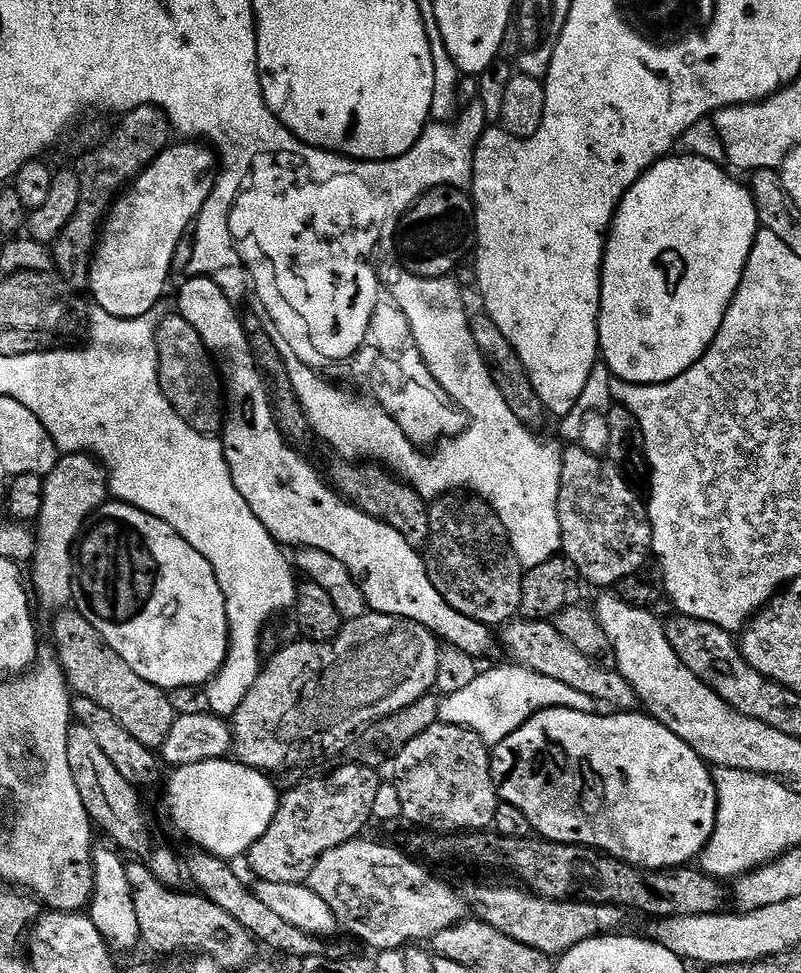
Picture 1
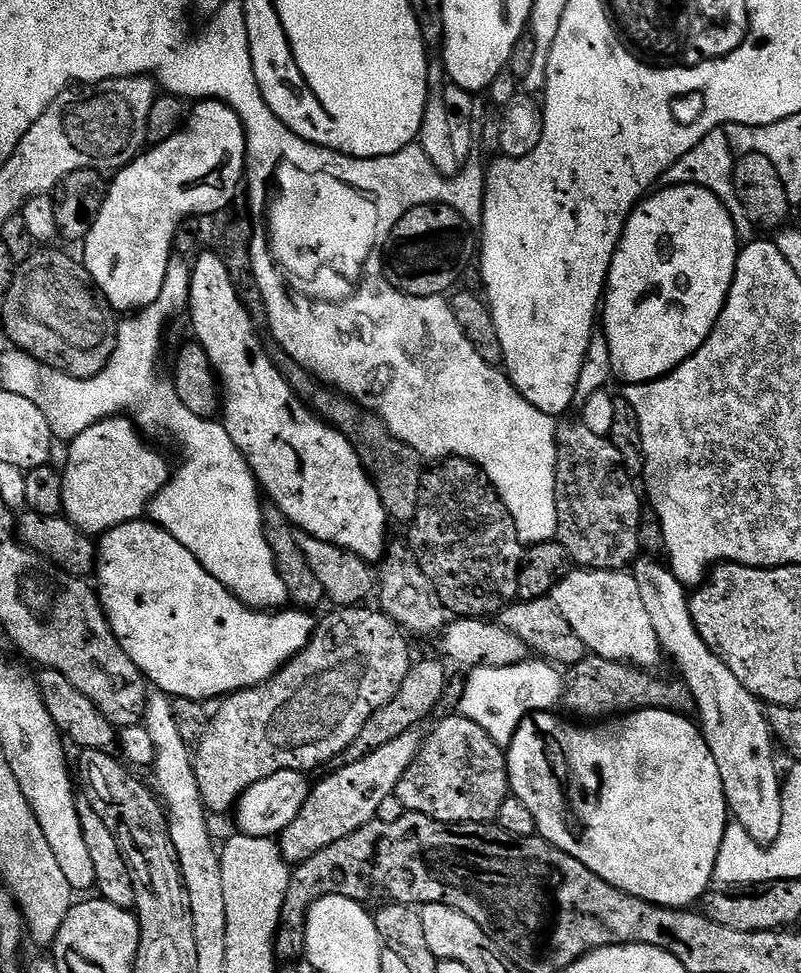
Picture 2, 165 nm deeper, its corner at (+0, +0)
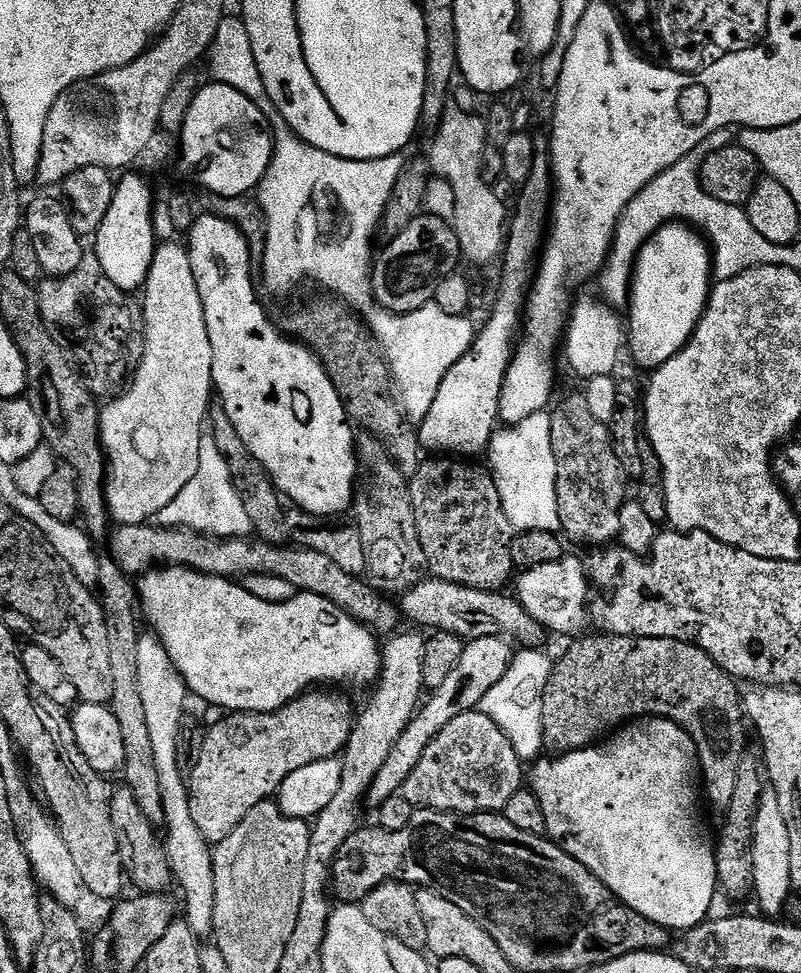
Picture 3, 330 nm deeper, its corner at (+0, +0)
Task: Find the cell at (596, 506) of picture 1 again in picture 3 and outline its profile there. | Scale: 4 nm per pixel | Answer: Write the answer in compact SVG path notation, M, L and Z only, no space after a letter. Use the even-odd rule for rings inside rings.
M583 394L568 396L558 404L550 412L550 442L556 463L556 497L563 535L576 544L611 545L620 535L622 506L630 496L629 474L618 462L609 425L594 418Z

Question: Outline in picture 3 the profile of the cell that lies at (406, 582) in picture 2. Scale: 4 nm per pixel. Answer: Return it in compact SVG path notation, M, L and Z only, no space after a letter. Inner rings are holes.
M364 434L357 439L358 483L354 493L354 527L362 534L366 550L367 575L384 583L388 594L403 594L429 575L426 550L418 538L409 477L394 462L382 441Z

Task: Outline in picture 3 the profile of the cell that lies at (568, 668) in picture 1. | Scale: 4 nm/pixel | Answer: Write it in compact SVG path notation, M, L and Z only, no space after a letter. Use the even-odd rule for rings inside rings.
M151 523L121 524L111 533L111 540L111 558L133 578L139 577L153 566L192 568L196 572L229 578L277 576L279 580L290 582L290 586L294 586L297 593L318 594L318 598L334 602L334 606L338 606L346 614L350 614L353 620L365 624L377 634L392 634L401 627L402 613L393 601L392 604L388 601L391 599L387 595L379 591L376 593L367 579L346 574L346 570L341 570L332 559L318 554L318 550L299 546L280 547L267 544L259 538L243 536L201 536L198 532L189 532L182 528L162 528Z

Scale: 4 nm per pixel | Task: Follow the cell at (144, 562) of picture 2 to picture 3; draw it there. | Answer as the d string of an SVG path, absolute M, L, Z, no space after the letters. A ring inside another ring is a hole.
M156 566L151 570L148 570L143 573L139 577L138 580L138 608L142 613L143 619L146 621L148 619L148 624L151 631L155 634L156 637L160 639L161 644L163 644L164 648L170 654L170 658L174 662L174 666L180 671L180 677L184 679L184 685L188 687L189 693L193 697L196 696L200 700L205 700L208 704L213 704L216 708L228 708L229 713L235 714L238 712L277 712L279 708L282 706L286 706L295 698L295 696L299 696L301 692L309 691L313 686L340 686L336 684L340 684L343 680L349 680L352 684L368 684L368 686L375 685L376 681L380 678L380 666L382 663L382 644L378 639L377 633L373 632L372 629L368 628L365 624L359 624L358 621L353 620L350 614L346 614L343 610L341 610L338 606L334 606L334 602L330 602L326 598L318 598L318 594L310 594L309 592L301 592L292 597L291 600L287 600L285 604L271 604L270 602L262 602L262 598L254 598L254 594L250 594L247 590L247 587L243 583L237 582L235 579L229 578L227 576L211 576L210 574L206 574L205 572L196 572L192 568L178 568L175 566Z

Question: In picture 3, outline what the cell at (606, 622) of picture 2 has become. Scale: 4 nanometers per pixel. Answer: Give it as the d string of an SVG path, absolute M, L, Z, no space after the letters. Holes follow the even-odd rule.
M571 554L563 559L548 563L533 563L531 567L515 581L514 595L520 605L549 633L561 632L567 638L583 633L588 624L588 588L590 577L583 559Z

